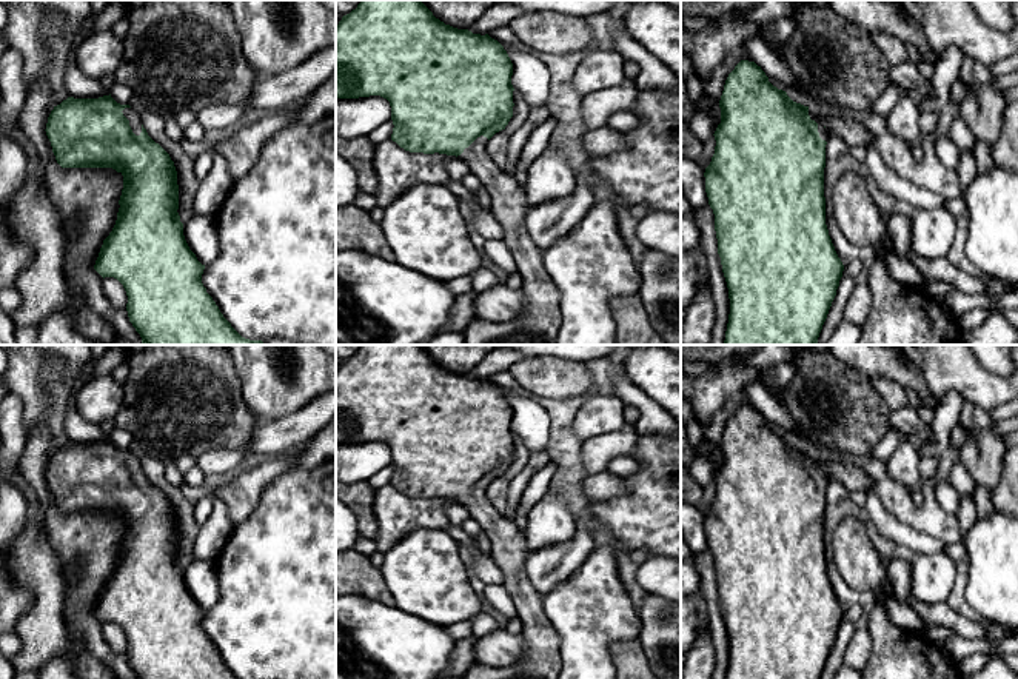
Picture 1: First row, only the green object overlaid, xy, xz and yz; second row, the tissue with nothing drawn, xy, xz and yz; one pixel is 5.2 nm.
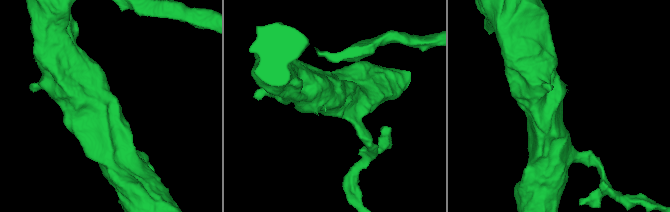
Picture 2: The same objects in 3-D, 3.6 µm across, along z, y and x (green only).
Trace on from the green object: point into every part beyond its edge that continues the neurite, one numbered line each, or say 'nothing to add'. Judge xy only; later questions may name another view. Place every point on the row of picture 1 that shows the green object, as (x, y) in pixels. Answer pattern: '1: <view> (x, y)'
1: xy (134, 120)

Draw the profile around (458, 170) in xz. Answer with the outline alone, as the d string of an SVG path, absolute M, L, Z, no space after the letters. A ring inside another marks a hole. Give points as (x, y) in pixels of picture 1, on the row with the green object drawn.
M450 156L445 160L445 171L450 180L457 180L457 182L462 182L470 174L468 165L456 156Z

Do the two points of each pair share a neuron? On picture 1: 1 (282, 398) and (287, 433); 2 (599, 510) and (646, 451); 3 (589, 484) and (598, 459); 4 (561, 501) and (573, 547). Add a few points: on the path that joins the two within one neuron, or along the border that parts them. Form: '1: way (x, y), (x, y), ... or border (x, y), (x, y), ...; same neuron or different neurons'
1: border (316, 396), (284, 416), (259, 421); different neurons
2: way (618, 510), (646, 482), (646, 470); same neuron
3: border (604, 468), (589, 474); different neurons
4: border (576, 527), (567, 539), (536, 550); different neurons

